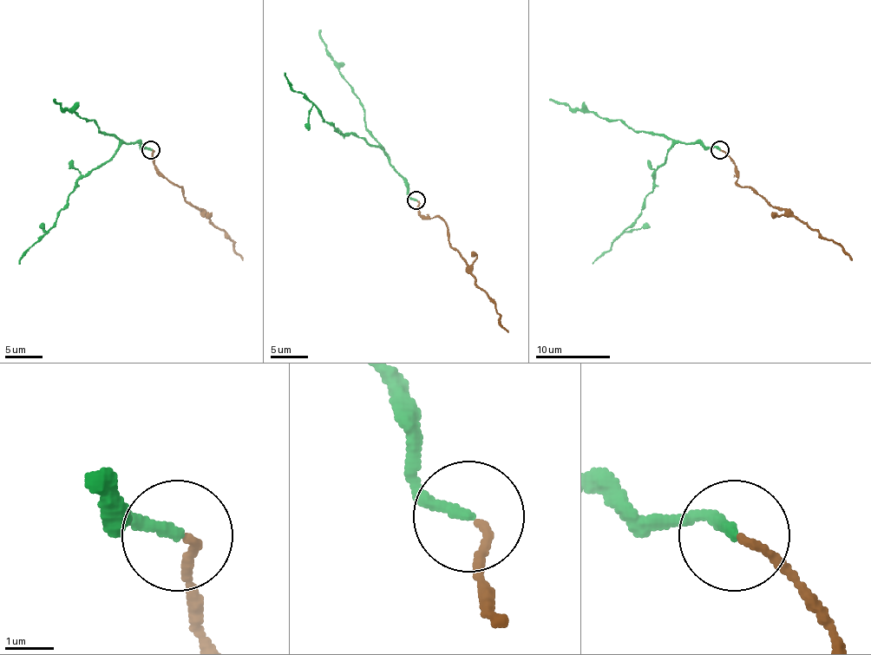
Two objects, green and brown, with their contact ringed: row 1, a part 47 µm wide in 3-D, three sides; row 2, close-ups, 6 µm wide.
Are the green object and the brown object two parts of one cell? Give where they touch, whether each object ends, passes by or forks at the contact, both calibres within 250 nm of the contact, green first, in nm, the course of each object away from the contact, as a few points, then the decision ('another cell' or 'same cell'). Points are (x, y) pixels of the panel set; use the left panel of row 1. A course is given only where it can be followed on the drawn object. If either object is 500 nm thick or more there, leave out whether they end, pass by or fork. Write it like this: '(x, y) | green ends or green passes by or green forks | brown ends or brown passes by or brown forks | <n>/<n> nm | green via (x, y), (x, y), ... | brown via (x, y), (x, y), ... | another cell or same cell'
(151, 149) | green ends | brown ends | 220/150 nm | green via (150, 150), (139, 142), (124, 142), (113, 155), (82, 176), (68, 197), (68, 204), (19, 265) | brown via (152, 150), (156, 167), (171, 182), (182, 187), (184, 197), (229, 236), (242, 260) | same cell

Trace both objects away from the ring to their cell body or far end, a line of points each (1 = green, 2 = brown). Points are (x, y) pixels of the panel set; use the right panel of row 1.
1: (720, 150), (697, 142), (677, 142), (655, 176), (655, 187), (645, 197), (644, 210), (592, 265)
2: (720, 150), (735, 167), (741, 186), (752, 187), (773, 206), (789, 210), (838, 244), (851, 260)

